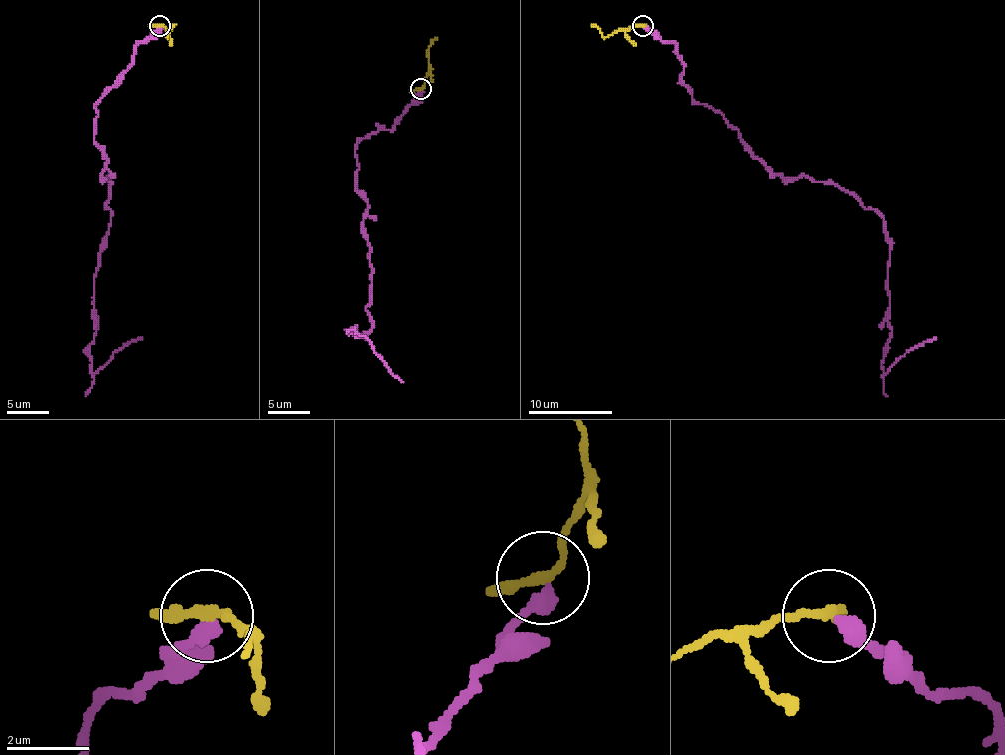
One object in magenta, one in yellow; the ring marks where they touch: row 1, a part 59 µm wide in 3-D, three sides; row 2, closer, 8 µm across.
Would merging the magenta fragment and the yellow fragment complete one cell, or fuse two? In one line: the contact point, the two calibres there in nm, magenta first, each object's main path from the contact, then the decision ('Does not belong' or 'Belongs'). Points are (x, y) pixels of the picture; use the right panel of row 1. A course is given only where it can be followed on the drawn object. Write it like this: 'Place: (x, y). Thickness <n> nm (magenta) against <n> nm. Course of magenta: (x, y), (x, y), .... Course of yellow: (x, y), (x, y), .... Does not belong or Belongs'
Place: (642, 26). Thickness 400 nm (magenta) against 240 nm. Course of magenta: (644, 26), (675, 45), (698, 104), (774, 173), (833, 182), (883, 219), (892, 335), (881, 369), (936, 337). Course of yellow: (642, 26), (604, 37), (591, 24). Belongs

